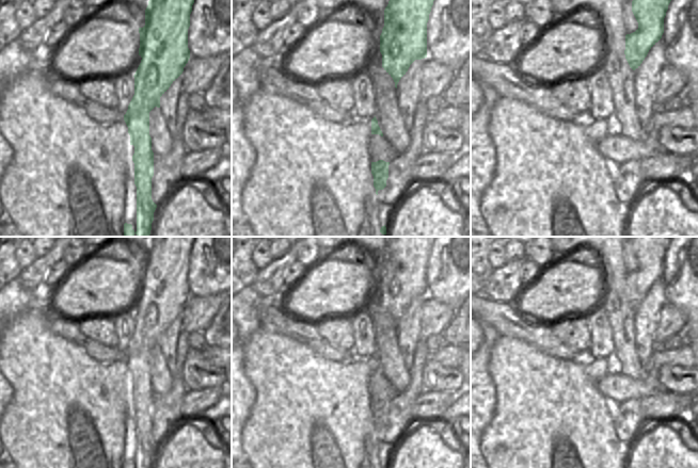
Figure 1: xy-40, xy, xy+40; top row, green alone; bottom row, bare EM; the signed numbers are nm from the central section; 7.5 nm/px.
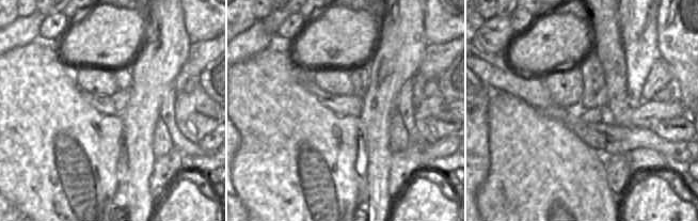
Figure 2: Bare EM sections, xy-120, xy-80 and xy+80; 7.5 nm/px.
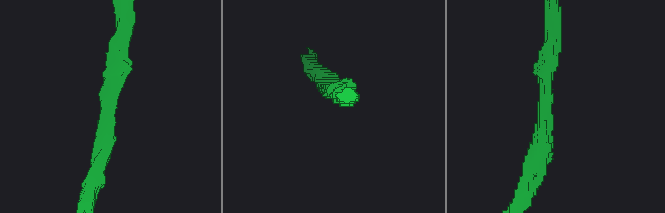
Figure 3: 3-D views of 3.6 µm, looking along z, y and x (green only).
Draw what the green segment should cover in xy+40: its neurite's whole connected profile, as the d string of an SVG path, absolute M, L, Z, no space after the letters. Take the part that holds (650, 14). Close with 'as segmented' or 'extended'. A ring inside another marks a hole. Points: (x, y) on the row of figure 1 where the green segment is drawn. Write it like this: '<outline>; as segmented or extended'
M633 0L632 12L638 29L625 35L625 59L635 70L640 66L649 50L662 38L664 18L671 0Z; as segmented

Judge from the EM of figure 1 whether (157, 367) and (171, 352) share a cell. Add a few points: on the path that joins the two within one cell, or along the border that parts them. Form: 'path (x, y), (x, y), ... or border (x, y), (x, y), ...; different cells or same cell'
border (158, 347), (172, 380); different cells

